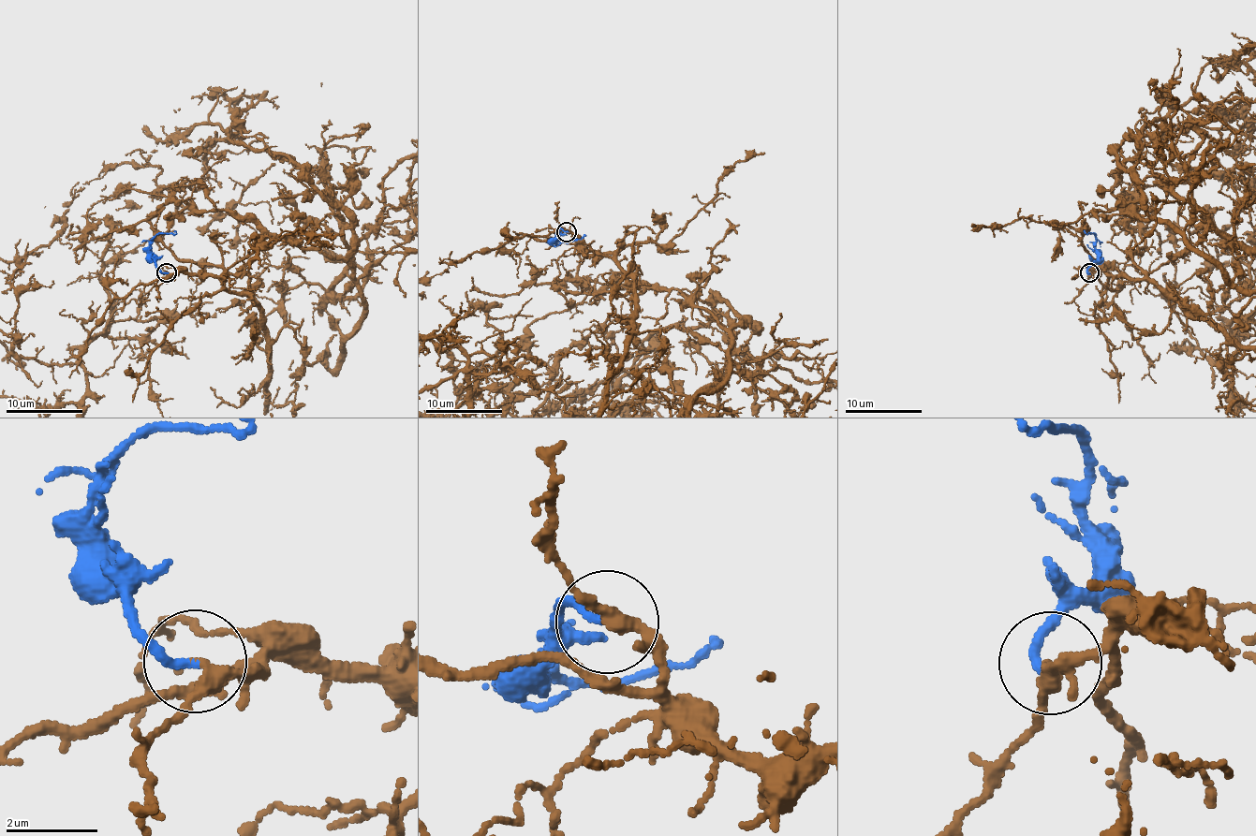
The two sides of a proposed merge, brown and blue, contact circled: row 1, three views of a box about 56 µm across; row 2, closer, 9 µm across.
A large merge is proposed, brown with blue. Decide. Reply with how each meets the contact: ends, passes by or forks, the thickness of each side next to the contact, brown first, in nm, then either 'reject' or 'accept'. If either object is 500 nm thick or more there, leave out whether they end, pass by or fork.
brown passes by; blue ends; calibres 280 and 200 nm; accept

